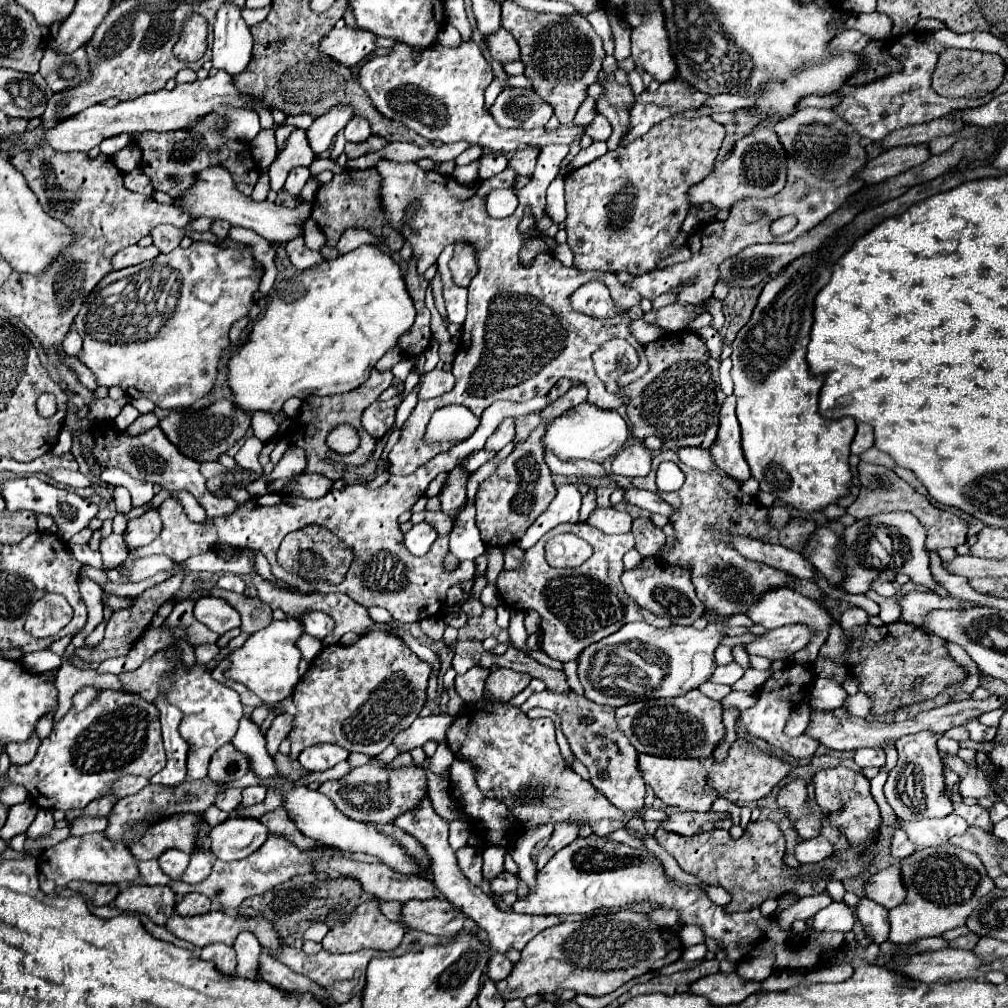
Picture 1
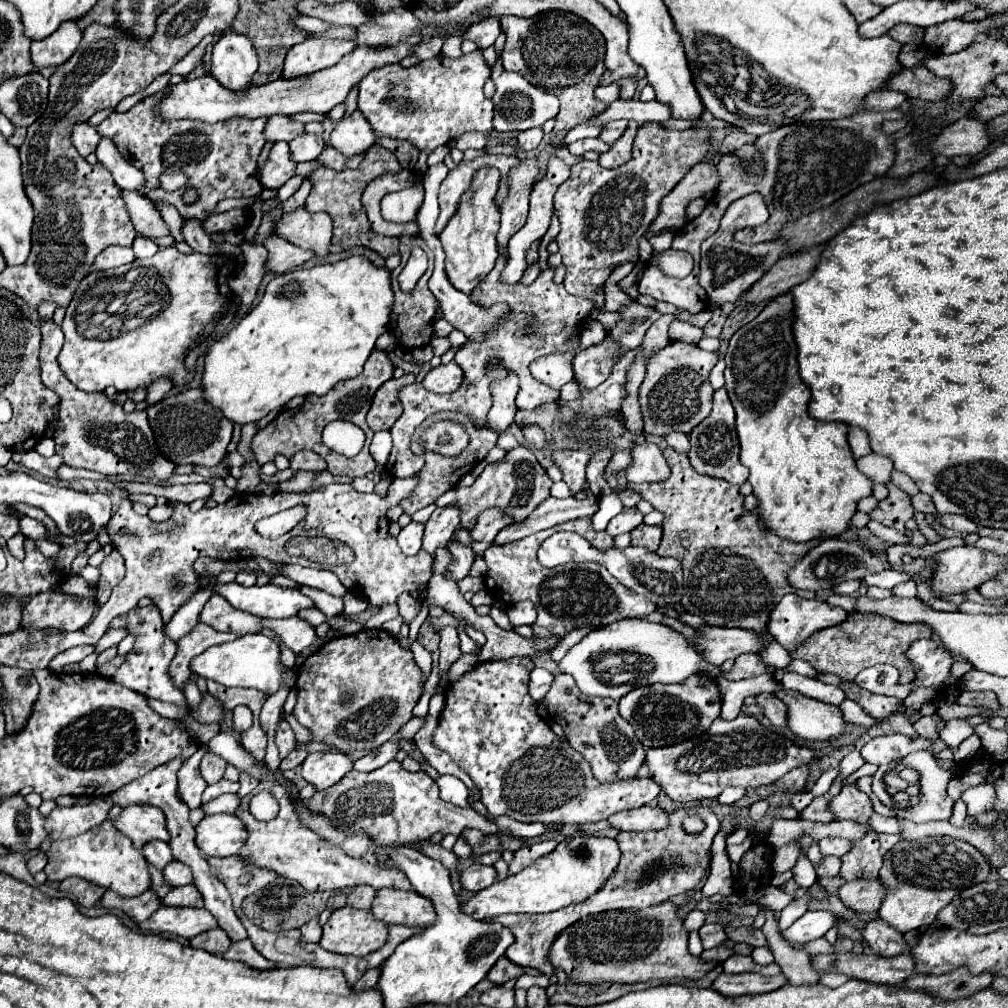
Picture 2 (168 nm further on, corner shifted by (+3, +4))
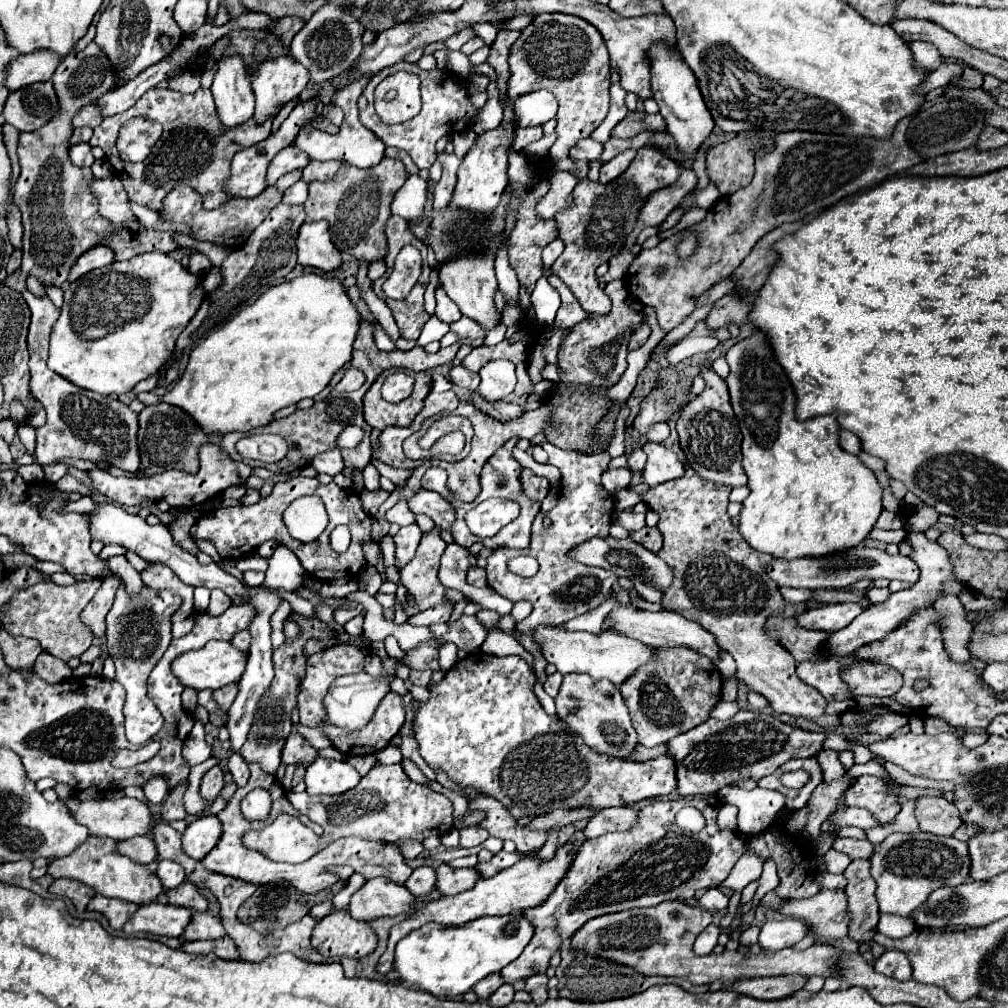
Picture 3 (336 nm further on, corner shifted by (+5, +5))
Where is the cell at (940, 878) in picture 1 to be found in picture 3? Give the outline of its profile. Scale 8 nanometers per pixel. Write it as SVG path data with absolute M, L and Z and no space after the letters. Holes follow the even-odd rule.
M926 832L918 834L890 834L880 850L872 854L872 878L876 880L876 900L880 912L912 916L918 910L930 892L938 888L954 888L964 882L970 882L970 854L966 842L960 842L952 836L934 836Z

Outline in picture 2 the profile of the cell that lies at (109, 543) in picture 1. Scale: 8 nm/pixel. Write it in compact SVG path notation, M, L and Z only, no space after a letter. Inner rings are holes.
M112 551L100 565L100 581L98 581L98 591L96 591L96 603L104 605L112 593L112 589L122 581L126 569L124 569L124 559L118 551Z

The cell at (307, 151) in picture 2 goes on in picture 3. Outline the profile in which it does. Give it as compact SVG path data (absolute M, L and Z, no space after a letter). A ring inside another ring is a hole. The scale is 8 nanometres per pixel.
M288 146L282 152L278 152L278 156L272 160L270 168L268 168L268 184L276 184L276 180L292 170L304 168L310 162L310 156L306 156L306 152L302 152L296 146Z

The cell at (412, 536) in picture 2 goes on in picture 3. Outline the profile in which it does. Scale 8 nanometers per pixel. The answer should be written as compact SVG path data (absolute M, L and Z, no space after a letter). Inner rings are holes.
M416 524L400 528L400 532L394 536L394 542L396 542L396 566L404 568L414 558L414 552L418 550L418 544L420 544L420 538L422 538L422 530Z

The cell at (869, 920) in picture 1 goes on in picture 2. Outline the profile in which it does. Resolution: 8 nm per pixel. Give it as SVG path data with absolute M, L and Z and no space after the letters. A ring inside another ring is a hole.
M882 919L866 923L866 927L862 929L862 935L876 955L896 957L896 955L902 955L908 951L908 943L906 943L904 935L896 933L896 929L886 925Z

